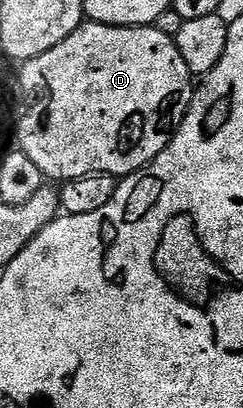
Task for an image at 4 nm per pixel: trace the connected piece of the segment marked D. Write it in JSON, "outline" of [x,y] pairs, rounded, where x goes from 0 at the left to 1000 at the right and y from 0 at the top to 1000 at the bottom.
{"outline":[[[346,51],[296,86],[267,91],[267,100],[251,100],[251,110],[218,110],[218,120],[169,130],[169,140],[107,147],[91,164],[95,223],[103,230],[128,233],[128,255],[115,257],[111,275],[99,277],[95,294],[78,301],[70,360],[74,368],[115,380],[198,441],[272,444],[354,429],[469,429],[477,434],[543,429],[551,419],[588,412],[601,400],[626,400],[646,385],[646,375],[663,375],[663,365],[679,365],[679,355],[695,355],[695,346],[720,331],[745,297],[770,284],[786,243],[802,235],[807,206],[794,201],[786,172],[778,159],[761,159],[761,147],[749,145],[716,93],[663,81],[630,61],[613,66],[453,66],[428,56]]]}

